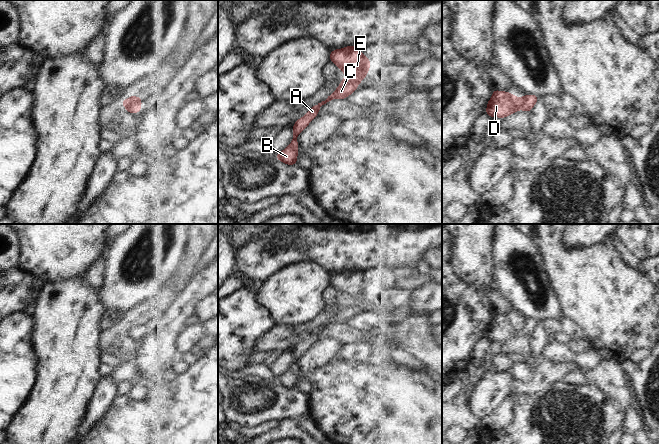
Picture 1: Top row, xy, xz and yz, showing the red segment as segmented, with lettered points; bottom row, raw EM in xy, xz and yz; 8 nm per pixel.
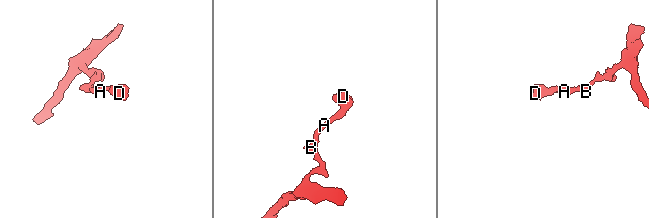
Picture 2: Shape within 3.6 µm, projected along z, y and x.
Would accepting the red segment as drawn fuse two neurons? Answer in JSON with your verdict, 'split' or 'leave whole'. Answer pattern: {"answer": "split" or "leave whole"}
{"answer": "leave whole"}

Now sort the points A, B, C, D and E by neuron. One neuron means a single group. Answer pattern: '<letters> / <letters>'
A B C D E

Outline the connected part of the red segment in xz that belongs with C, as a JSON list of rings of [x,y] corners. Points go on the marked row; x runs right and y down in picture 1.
[[[355,45],[331,50],[329,58],[345,74],[345,78],[325,101],[311,107],[303,117],[294,122],[291,143],[284,150],[276,153],[276,159],[286,165],[297,164],[299,149],[297,137],[318,116],[321,106],[333,99],[346,99],[353,94],[361,81],[367,77],[371,65],[371,61]]]

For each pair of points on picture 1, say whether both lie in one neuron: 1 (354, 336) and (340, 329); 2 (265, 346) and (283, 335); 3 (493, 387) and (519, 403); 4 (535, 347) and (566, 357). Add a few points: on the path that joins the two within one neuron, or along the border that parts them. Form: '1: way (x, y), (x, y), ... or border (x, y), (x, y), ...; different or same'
1: way (351, 335), (343, 332); same
2: way (269, 342), (279, 337); same
3: border (517, 388), (508, 403); different
4: border (549, 342), (543, 350), (541, 357), (544, 368); different

